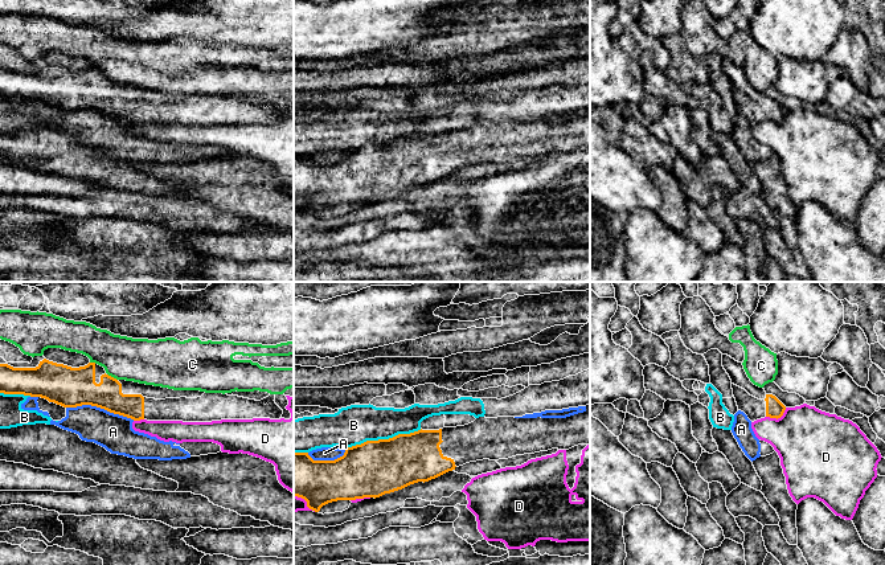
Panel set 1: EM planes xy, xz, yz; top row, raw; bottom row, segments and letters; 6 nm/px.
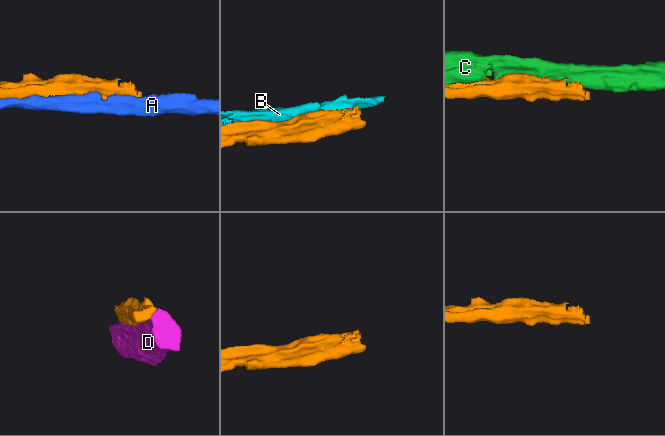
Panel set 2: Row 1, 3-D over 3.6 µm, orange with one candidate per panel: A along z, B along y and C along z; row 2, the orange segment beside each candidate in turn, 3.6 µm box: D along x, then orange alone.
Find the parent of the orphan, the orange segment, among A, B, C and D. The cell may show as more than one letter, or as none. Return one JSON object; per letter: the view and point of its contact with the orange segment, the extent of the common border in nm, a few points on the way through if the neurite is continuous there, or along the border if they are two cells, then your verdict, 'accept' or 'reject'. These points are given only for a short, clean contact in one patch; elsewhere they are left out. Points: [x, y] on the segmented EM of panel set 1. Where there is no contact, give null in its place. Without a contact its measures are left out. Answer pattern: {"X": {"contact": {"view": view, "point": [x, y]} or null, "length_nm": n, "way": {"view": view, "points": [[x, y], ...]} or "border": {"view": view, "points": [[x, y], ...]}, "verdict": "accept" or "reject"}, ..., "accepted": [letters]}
{"A": {"contact": {"view": "xy", "point": [101, 408]}, "length_nm": 420, "verdict": "reject"}, "B": {"contact": {"view": "xz", "point": [382, 439]}, "length_nm": 480, "verdict": "reject"}, "C": {"contact": {"view": "xy", "point": [113, 377]}, "length_nm": 80, "verdict": "reject"}, "D": {"contact": {"view": "yz", "point": [777, 418]}, "length_nm": 140, "verdict": "reject"}, "accepted": []}

